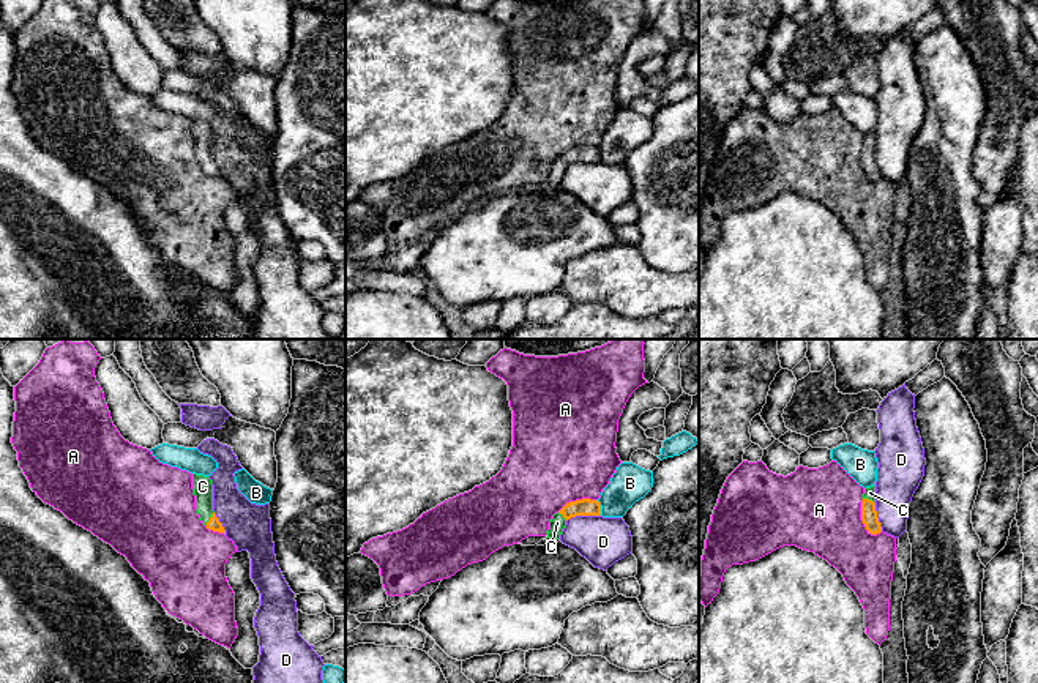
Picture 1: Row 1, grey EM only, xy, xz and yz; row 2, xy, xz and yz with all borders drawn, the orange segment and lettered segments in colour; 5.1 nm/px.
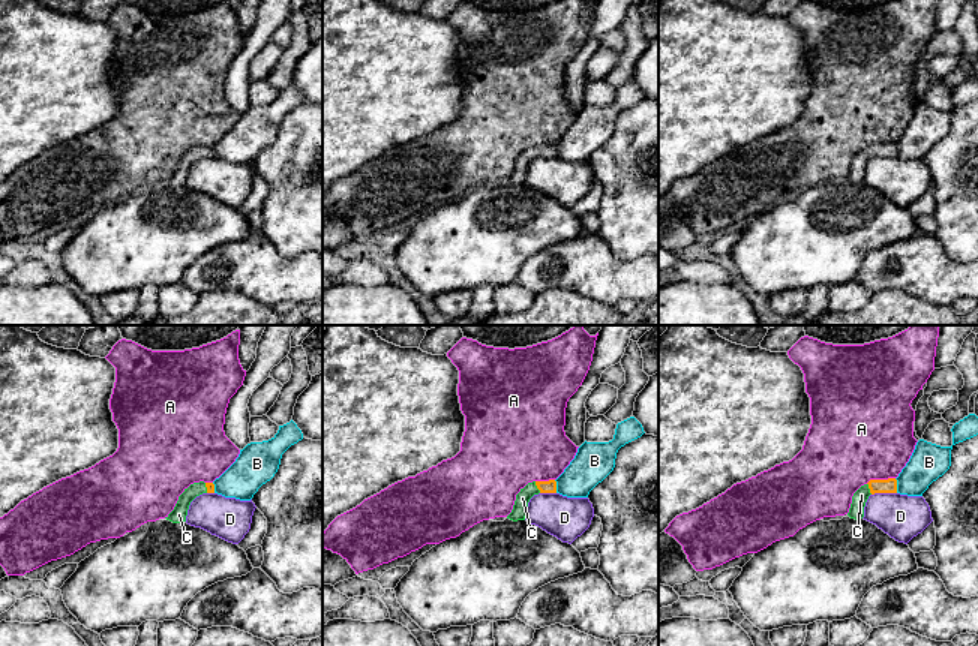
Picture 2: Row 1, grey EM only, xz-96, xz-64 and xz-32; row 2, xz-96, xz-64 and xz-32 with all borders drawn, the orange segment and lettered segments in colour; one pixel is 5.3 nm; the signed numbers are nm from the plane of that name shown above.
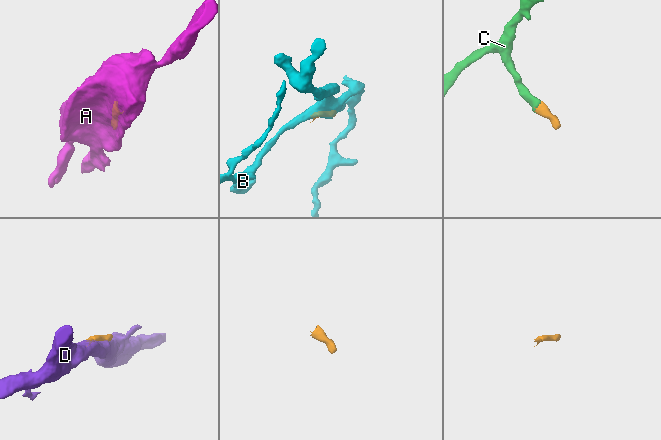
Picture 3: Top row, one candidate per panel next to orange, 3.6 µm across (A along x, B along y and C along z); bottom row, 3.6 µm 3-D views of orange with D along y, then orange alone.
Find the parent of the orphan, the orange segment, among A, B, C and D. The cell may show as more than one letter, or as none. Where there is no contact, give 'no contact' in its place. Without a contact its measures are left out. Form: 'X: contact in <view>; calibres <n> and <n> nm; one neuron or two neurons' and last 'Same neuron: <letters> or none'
A: contact in yz; calibres 80 and 440 nm; two neurons
B: contact in xz; calibres 90 and 200 nm; two neurons
C: contact in xy; calibres 70 and 100 nm; one neuron
D: contact in xz; calibres 90 and 240 nm; two neurons
Same neuron: C

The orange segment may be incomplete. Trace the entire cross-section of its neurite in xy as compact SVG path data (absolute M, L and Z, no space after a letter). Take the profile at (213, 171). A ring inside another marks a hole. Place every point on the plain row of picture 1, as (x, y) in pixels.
M192 120L196 156L202 170L213 178L226 181L226 177L213 158L213 131L208 123Z

